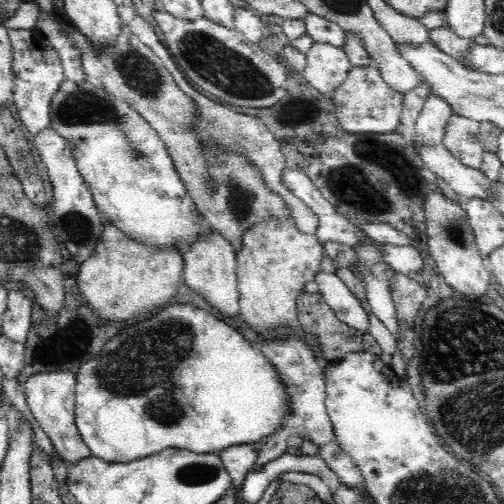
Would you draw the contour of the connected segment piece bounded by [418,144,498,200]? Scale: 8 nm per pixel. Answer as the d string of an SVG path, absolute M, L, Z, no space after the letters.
M443 144L420 148L424 164L457 192L458 197L491 200L498 180L490 180L479 168L462 164Z

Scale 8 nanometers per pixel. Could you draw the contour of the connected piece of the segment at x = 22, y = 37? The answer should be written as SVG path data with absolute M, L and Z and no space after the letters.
M35 29L30 30L7 30L12 47L12 102L16 106L18 116L29 132L36 136L40 130L48 128L50 124L50 106L54 94L60 83L65 79L61 56L58 49L50 45L47 39Z

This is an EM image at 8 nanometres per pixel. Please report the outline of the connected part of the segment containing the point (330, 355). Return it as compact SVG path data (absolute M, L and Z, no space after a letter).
M302 292L296 300L296 311L298 311L297 317L301 324L301 330L309 334L311 338L316 338L316 344L320 346L320 353L323 354L327 363L339 361L347 354L363 351L363 332L350 328L345 322L342 322L332 307L324 300L322 293Z

